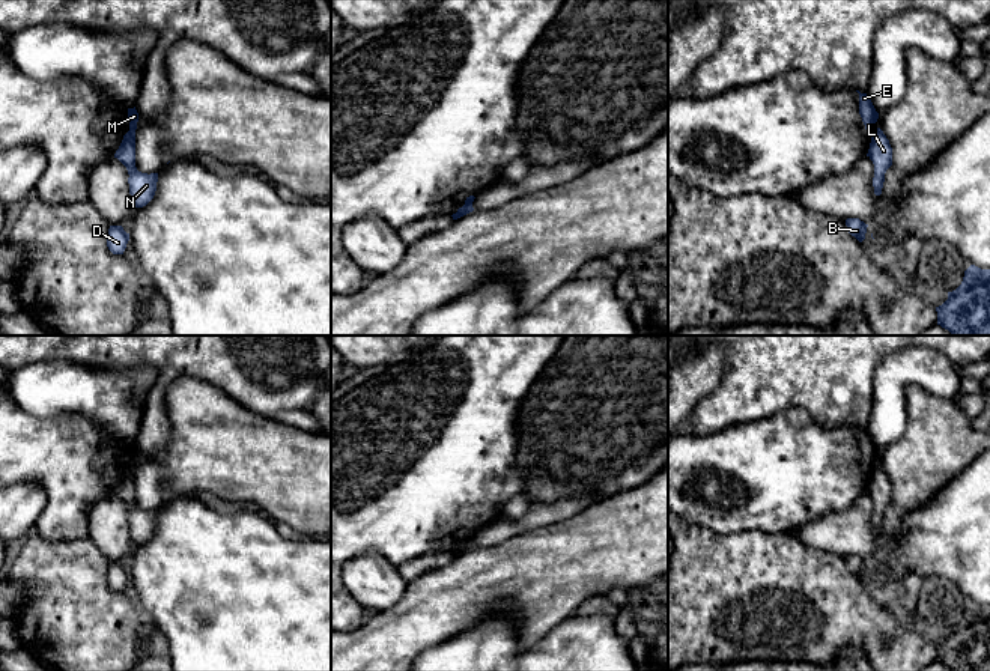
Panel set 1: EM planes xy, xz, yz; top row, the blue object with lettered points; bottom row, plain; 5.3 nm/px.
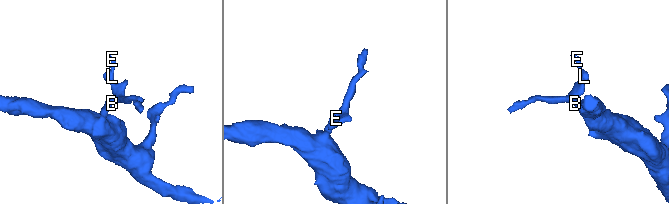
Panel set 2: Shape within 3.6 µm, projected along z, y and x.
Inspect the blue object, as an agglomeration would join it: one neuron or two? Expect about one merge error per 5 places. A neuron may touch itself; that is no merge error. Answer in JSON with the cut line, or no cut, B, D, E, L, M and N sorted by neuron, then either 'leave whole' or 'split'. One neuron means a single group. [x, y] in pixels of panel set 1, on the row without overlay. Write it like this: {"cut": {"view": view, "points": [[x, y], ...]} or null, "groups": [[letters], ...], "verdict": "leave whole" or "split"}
{"cut": {"view": "yz", "points": [[877, 465], [871, 474]]}, "groups": [["B", "D", "L", "N"], ["E", "M"]], "verdict": "split"}

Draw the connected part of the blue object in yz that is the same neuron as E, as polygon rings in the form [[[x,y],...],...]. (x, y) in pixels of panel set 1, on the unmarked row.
[[[859,430],[859,451],[862,454],[862,459],[865,462],[868,474],[873,474],[876,465],[876,459],[879,456],[879,450],[876,448],[870,433],[867,430]]]

